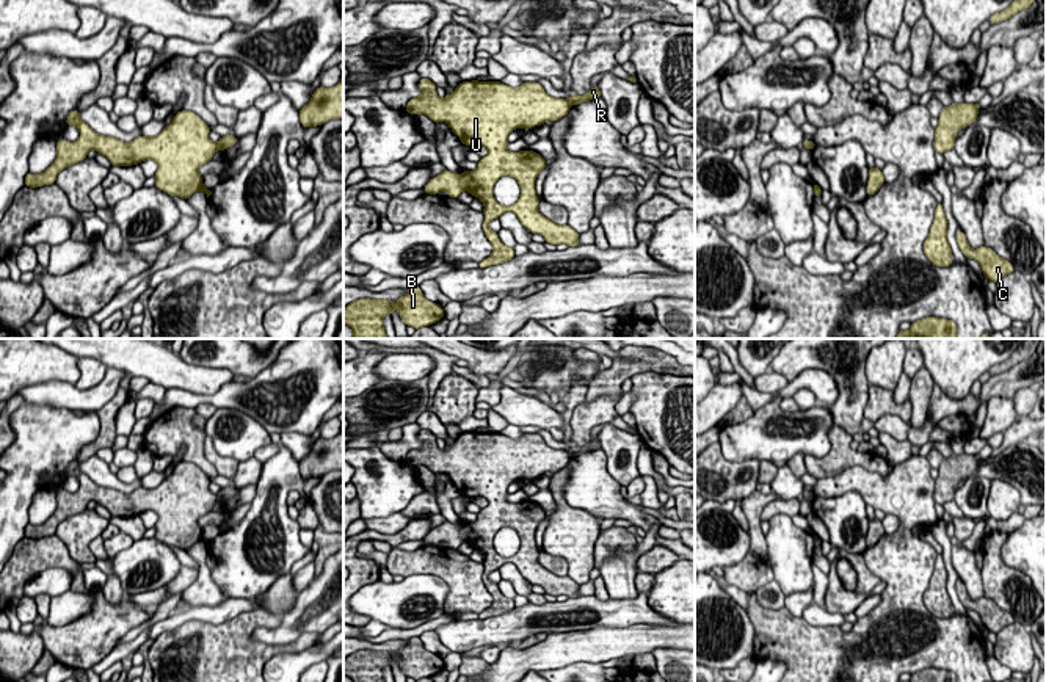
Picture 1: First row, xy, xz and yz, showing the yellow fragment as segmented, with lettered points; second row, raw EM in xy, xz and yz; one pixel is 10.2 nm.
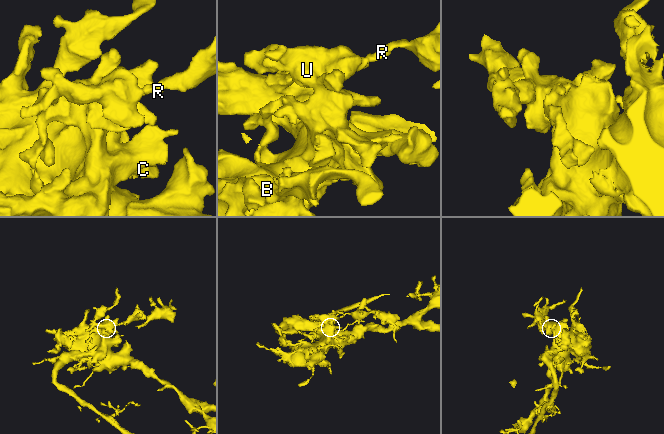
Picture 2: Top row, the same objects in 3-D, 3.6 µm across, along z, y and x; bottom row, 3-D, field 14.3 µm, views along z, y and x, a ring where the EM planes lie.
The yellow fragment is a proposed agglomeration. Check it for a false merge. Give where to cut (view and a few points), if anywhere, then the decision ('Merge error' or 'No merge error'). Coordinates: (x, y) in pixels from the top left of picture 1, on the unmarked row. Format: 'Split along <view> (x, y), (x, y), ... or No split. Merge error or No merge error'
Split along xy (215, 494), (218, 500). Merge error

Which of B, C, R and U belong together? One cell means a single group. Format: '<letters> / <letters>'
B C U / R

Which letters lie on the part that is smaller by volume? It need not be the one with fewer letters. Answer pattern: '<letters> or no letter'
R

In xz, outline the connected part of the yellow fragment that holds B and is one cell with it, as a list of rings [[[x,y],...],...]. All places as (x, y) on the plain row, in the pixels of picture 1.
[[[419,637],[406,640],[406,646],[395,651],[361,649],[343,660],[343,676],[353,682],[384,682],[383,669],[392,668],[395,660],[406,677],[414,680],[431,677],[444,669],[444,658],[428,652]]]

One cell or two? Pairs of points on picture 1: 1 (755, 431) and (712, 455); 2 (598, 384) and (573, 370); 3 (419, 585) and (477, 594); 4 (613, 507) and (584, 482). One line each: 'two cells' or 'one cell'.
1: two cells
2: two cells
3: two cells
4: one cell

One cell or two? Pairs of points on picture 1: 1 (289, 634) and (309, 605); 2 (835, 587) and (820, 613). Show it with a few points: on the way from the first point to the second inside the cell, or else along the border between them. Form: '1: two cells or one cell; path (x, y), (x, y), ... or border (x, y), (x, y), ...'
1: one cell; path (292, 627), (306, 612)
2: two cells; border (825, 607), (842, 615)

